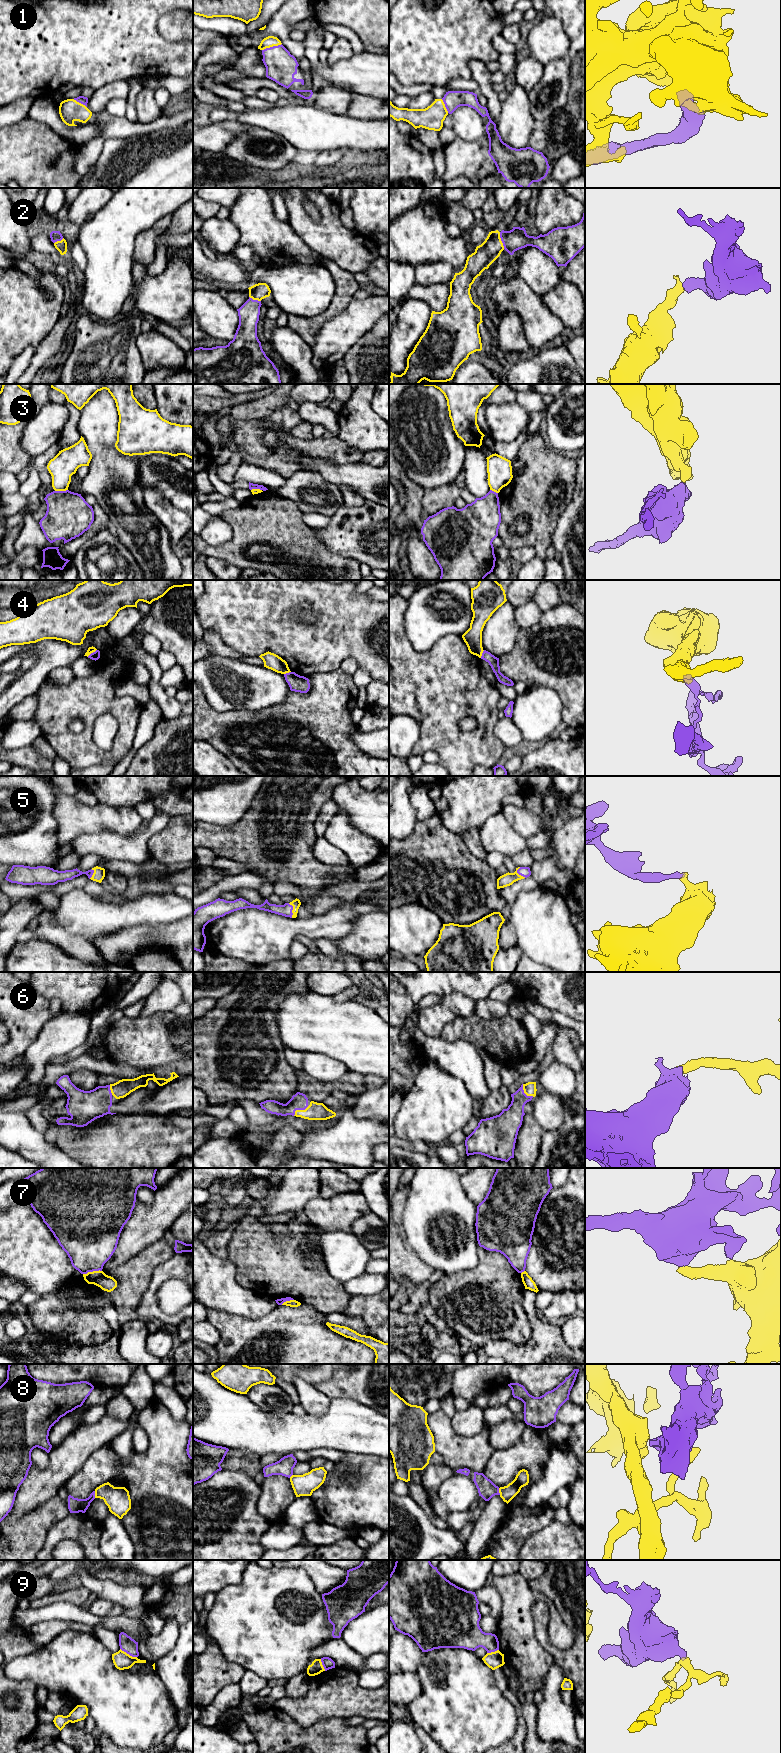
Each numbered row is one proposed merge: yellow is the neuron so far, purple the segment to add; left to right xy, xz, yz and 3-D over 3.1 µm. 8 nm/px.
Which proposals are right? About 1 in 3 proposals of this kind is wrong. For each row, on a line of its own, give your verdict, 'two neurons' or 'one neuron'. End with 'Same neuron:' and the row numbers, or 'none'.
1: one neuron
2: one neuron
3: two neurons
4: two neurons
5: one neuron
6: one neuron
7: two neurons
8: two neurons
9: two neurons
Same neuron: 1, 2, 5, 6

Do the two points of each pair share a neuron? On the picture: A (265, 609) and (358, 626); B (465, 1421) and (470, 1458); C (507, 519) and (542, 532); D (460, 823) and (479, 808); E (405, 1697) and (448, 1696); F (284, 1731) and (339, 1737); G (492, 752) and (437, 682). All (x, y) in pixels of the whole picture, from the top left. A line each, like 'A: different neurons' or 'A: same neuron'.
A: same neuron
B: different neurons
C: same neuron
D: same neuron
E: different neurons
F: same neuron
G: same neuron

